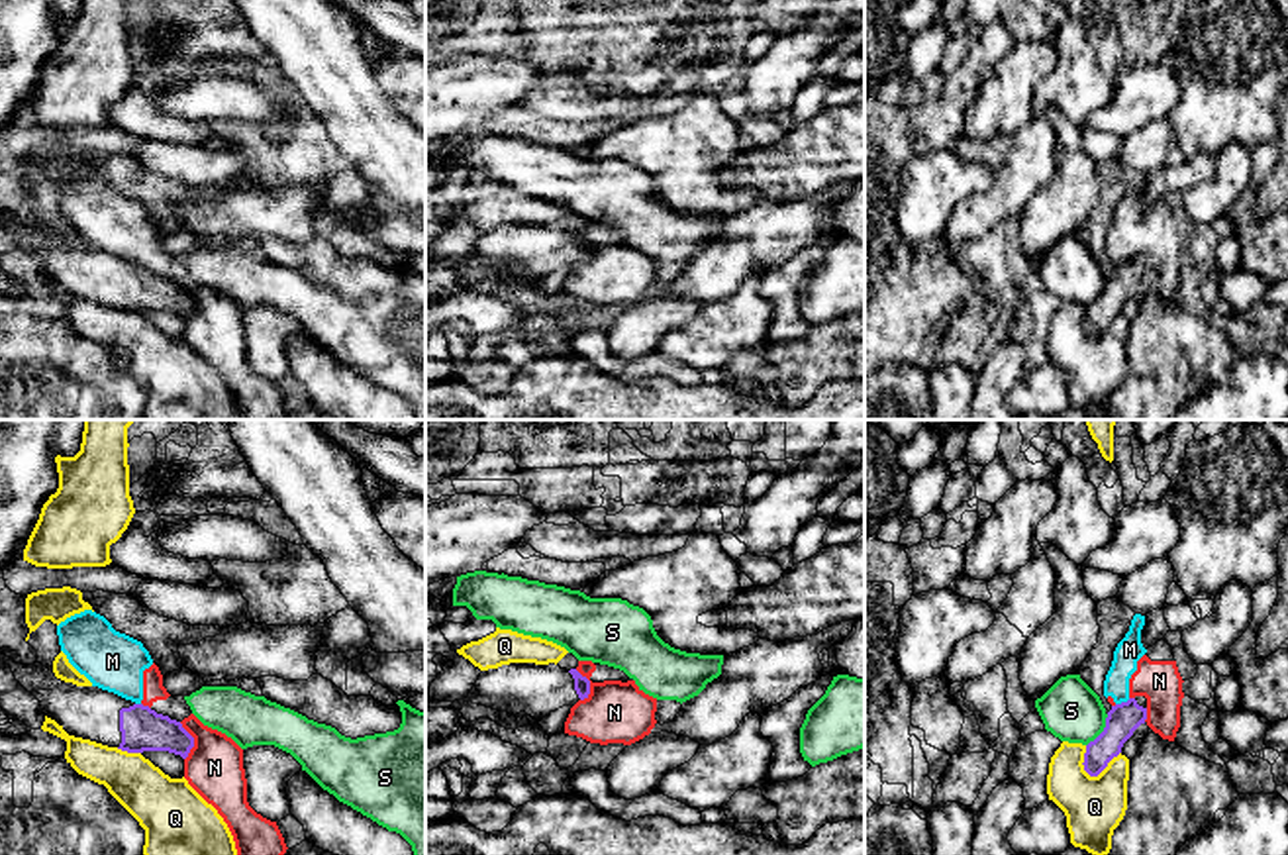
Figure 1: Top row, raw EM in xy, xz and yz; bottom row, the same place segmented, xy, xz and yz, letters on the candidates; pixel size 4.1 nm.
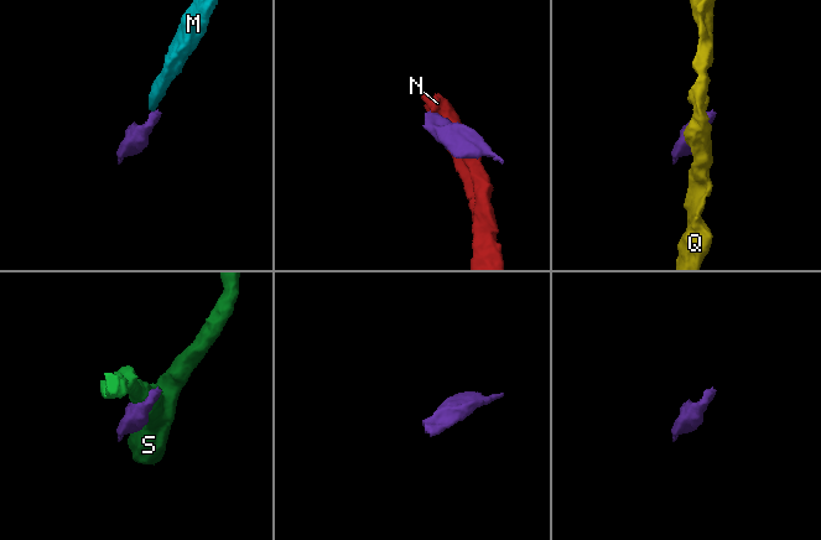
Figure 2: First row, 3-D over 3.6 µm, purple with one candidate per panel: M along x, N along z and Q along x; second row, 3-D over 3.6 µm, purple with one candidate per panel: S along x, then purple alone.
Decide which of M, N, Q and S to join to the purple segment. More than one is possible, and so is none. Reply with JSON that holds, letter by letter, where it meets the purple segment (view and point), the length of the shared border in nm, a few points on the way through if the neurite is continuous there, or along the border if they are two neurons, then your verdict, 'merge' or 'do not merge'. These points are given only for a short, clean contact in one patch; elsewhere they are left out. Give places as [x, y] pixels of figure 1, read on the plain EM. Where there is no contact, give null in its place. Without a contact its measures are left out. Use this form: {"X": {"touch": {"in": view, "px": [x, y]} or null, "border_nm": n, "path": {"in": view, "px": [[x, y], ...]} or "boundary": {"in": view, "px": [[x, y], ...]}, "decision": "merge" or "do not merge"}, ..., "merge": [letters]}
{"M": {"touch": {"in": "yz", "px": [1122, 263]}, "border_nm": 70, "boundary": {"in": "yz", "px": [[1130, 259], [1116, 265]]}, "decision": "do not merge"}, "N": {"touch": {"in": "xy", "px": [193, 302]}, "border_nm": 160, "decision": "do not merge"}, "Q": {"touch": {"in": "yz", "px": [1100, 332]}, "border_nm": 180, "decision": "do not merge"}, "S": {"touch": {"in": "yz", "px": [1104, 291]}, "border_nm": 160, "decision": "do not merge"}, "merge": []}

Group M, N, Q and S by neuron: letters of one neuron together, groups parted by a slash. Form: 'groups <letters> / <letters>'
groups M N / Q / S

